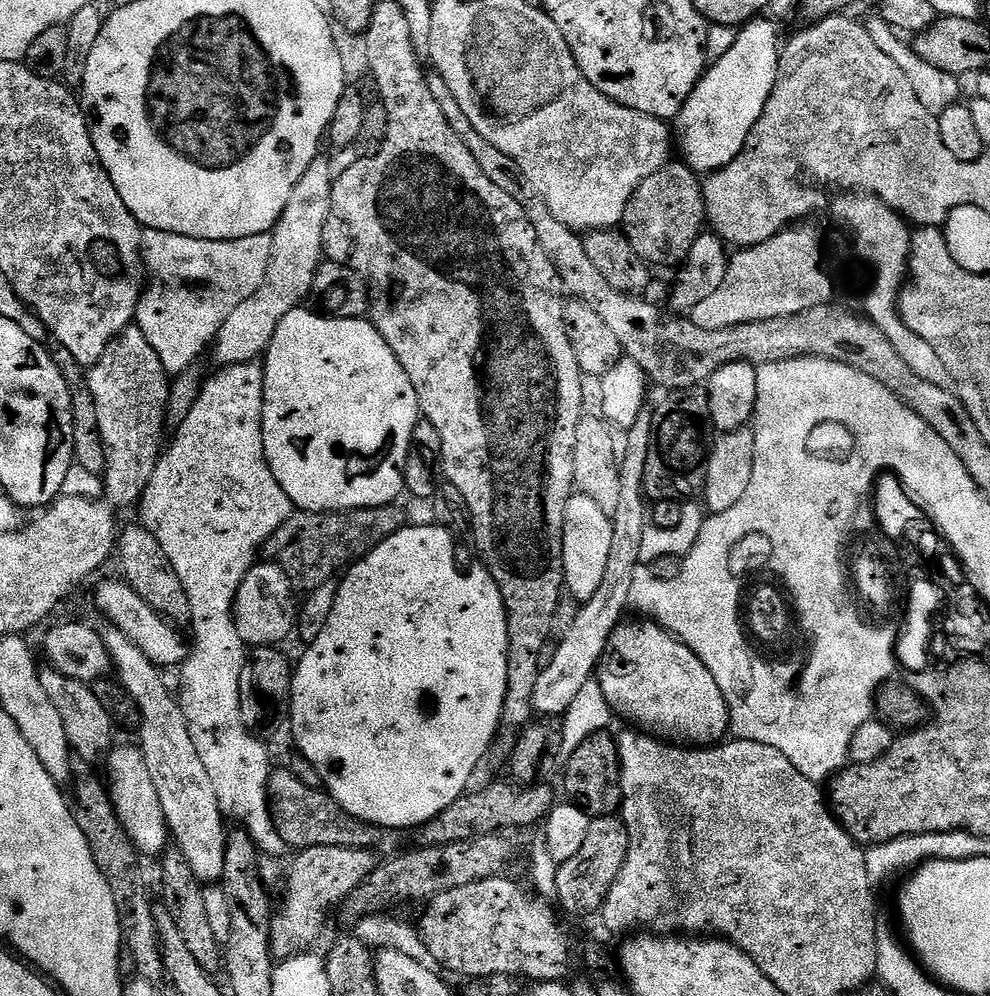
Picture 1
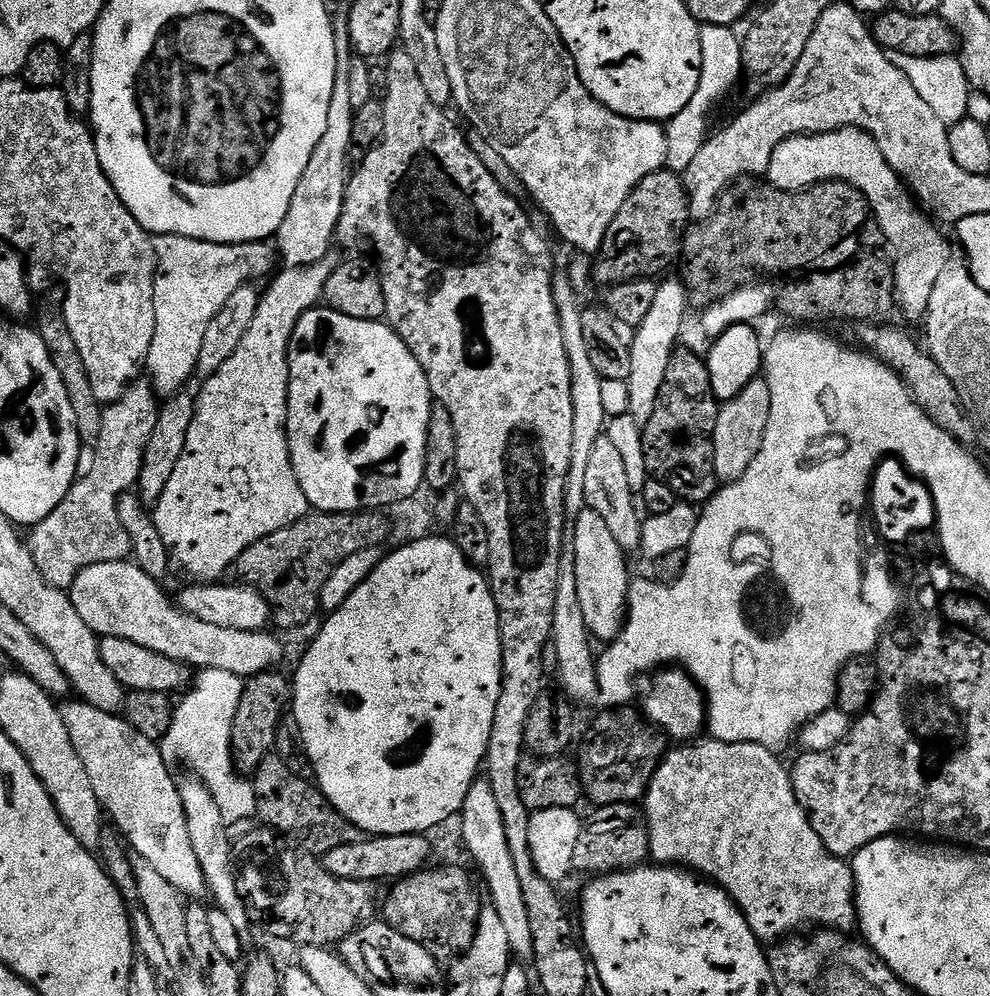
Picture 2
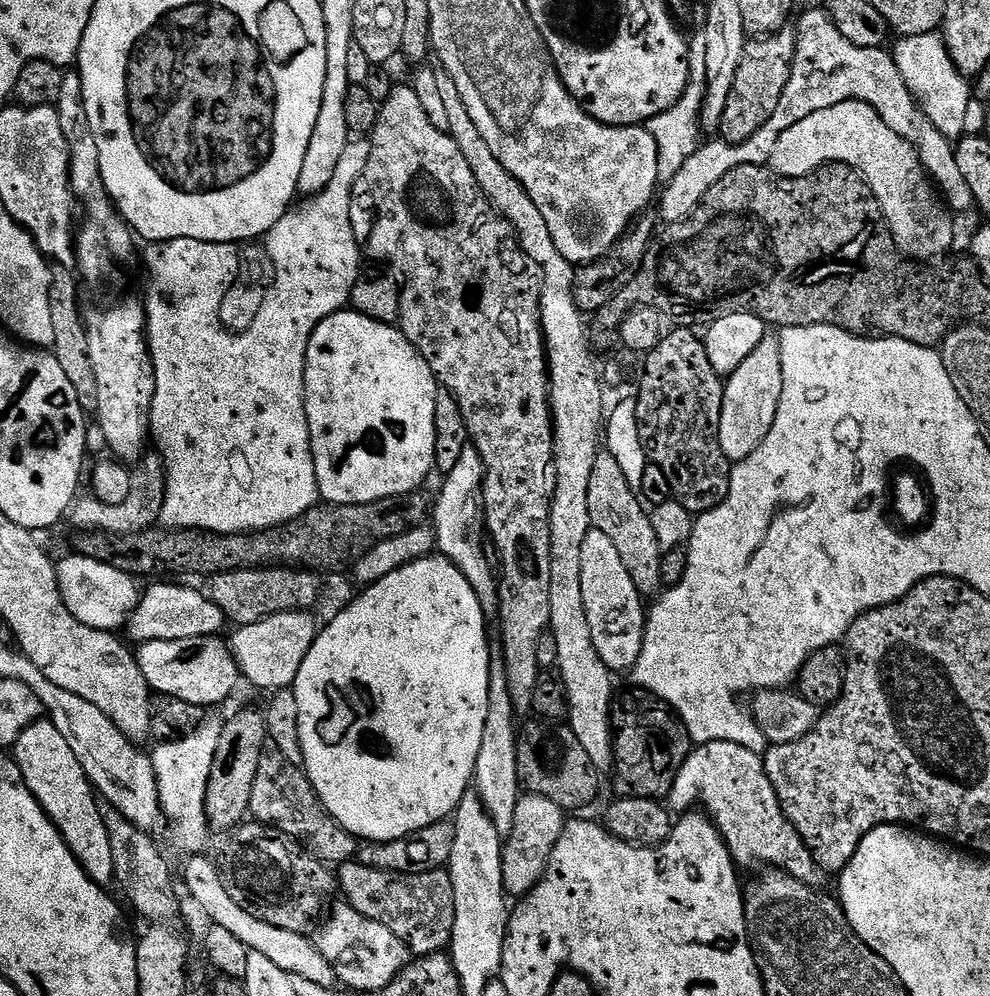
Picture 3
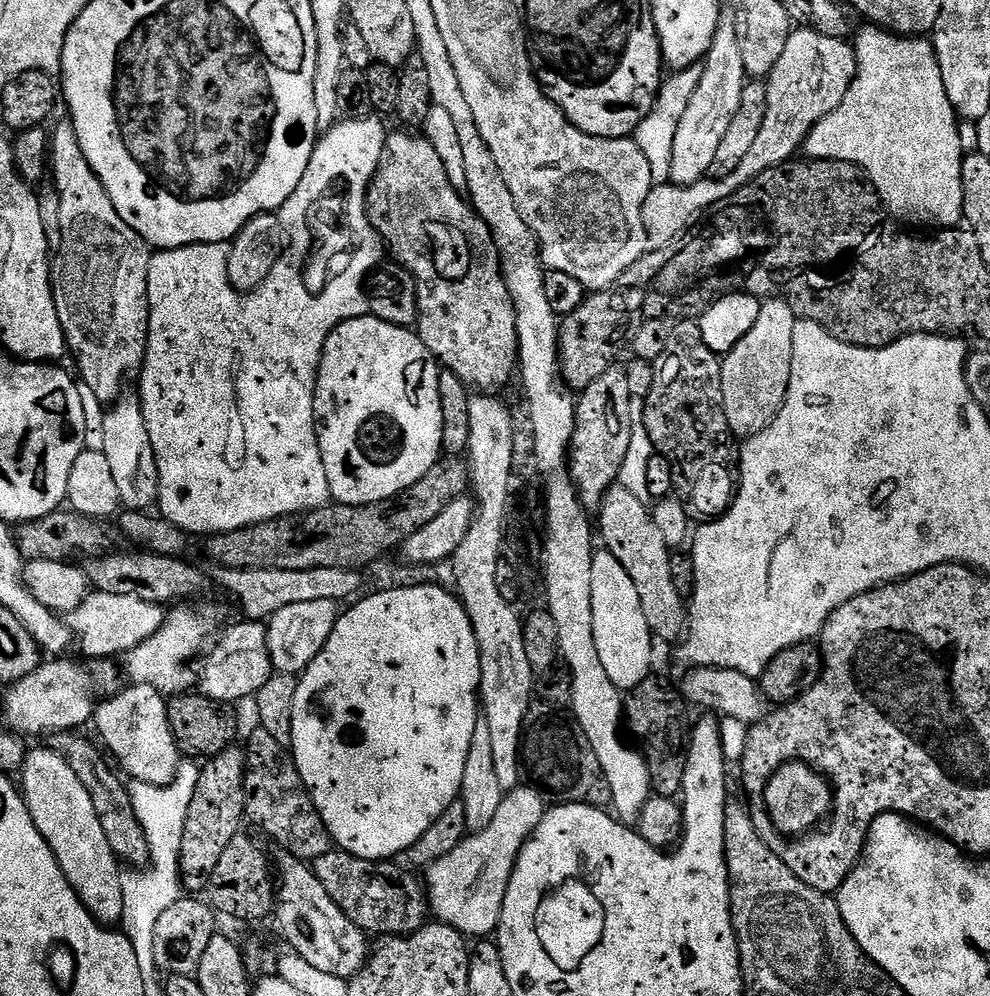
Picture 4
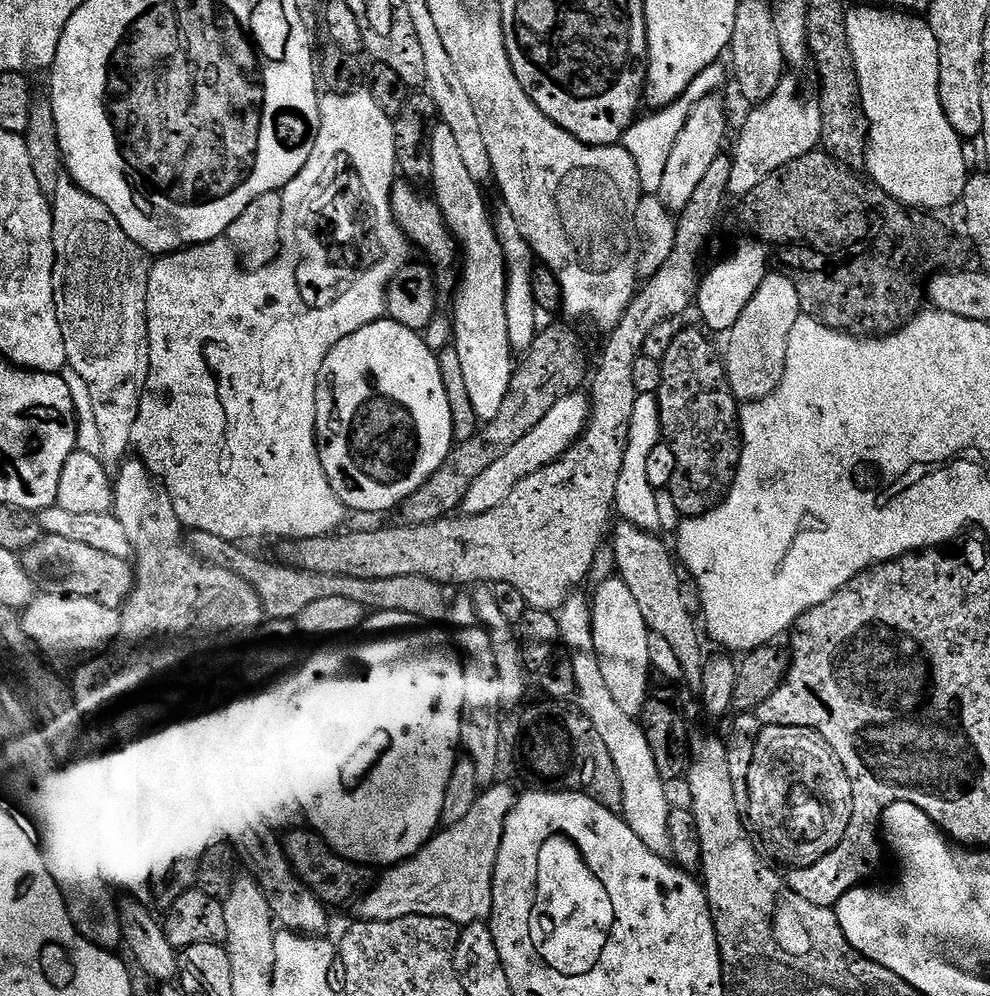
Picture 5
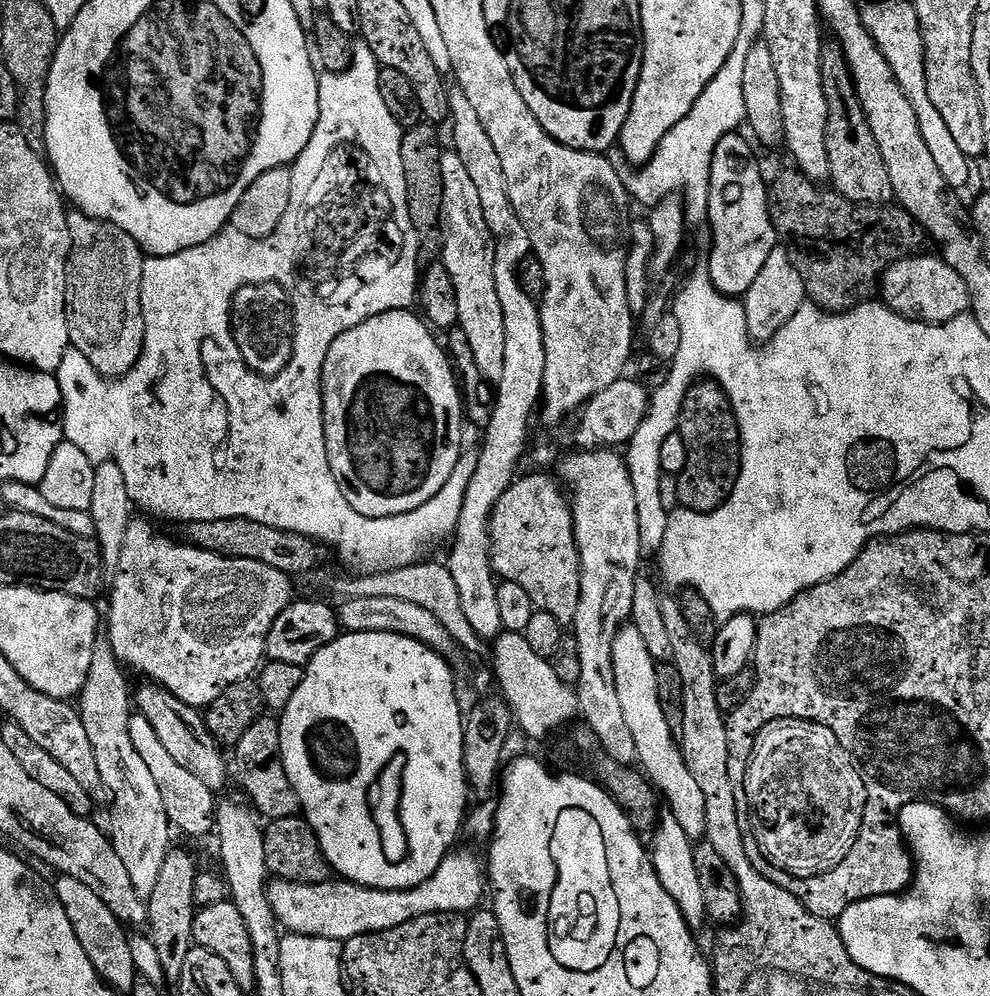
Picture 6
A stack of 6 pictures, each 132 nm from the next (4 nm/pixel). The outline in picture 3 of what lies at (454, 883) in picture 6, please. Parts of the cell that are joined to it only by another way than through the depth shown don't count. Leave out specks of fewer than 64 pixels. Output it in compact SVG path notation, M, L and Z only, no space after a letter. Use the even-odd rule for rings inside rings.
M531 794L521 795L514 826L504 840L502 878L505 893L509 897L523 898L534 890L534 886L538 886L538 882L544 876L546 866L550 862L550 854L554 854L554 846L560 835L564 833L565 823L565 809L550 802L550 798Z

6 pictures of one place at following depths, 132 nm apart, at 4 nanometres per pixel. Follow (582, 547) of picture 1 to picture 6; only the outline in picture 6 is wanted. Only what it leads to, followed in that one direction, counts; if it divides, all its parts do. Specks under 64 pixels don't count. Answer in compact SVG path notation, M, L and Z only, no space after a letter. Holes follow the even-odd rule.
M633 626L621 628L614 638L612 661L614 662L614 682L618 686L618 702L622 702L622 715L626 718L626 726L630 726L630 734L634 737L639 767L652 781L652 787L658 790L667 811L674 814L678 826L686 830L688 837L703 837L708 830L706 798L702 798L702 789L698 787L698 782L694 782L694 774L690 774L690 766L686 766L684 753L680 751L677 733L670 726L670 722L666 722L666 714L662 714L662 702L658 702L657 661L646 648L642 635Z

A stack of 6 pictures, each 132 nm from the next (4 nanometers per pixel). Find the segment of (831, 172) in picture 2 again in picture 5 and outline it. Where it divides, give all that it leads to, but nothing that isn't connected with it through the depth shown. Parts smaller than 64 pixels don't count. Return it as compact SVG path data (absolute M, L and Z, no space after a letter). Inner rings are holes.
M868 4L862 5L861 8L852 6L849 7L846 14L846 38L850 38L850 50L854 54L854 66L858 74L860 109L864 111L864 117L868 119L866 172L870 177L871 183L876 184L887 196L894 197L899 204L903 204L909 210L936 210L932 208L948 208L951 204L959 205L964 199L964 191L966 190L970 169L968 169L968 160L964 157L965 141L956 133L954 126L950 126L950 118L946 118L946 110L942 110L938 38L934 38L934 30L928 24L927 19L920 14L883 6L877 6L877 8L871 8Z

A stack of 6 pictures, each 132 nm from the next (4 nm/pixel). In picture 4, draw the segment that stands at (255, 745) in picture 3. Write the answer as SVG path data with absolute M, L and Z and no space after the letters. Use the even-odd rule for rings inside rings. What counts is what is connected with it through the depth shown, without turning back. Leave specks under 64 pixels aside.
M233 746L211 757L200 769L198 786L194 786L194 798L190 798L190 810L186 814L186 826L180 847L180 875L185 889L196 888L199 884L200 887L207 885L226 846L230 846L234 837L241 835L240 823L245 823L246 820L245 766L245 749Z

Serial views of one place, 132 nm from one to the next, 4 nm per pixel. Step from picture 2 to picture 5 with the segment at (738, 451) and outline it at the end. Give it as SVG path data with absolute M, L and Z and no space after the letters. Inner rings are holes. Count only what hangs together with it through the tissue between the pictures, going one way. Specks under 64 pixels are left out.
M769 271L762 286L758 286L758 294L754 294L754 298L750 298L749 305L742 312L742 318L738 318L738 322L734 322L734 326L726 334L728 349L725 347L722 352L724 369L728 371L728 381L732 387L732 393L740 402L766 399L778 390L778 386L782 382L782 374L786 374L786 354L790 346L790 330L794 330L794 322L798 322L802 313L796 284L792 281L791 275L780 272Z

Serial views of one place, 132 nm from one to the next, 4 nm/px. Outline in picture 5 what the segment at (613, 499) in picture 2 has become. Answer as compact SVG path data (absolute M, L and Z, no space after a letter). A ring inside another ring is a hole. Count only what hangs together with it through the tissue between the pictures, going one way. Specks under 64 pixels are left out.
M620 522L615 525L611 535L610 550L614 555L614 566L619 579L630 586L630 594L634 594L638 607L642 609L642 618L650 625L653 633L670 642L675 657L682 664L683 679L696 690L704 677L706 663L704 648L700 645L701 629L698 627L697 617L692 616L682 602L682 590L676 573L678 564L674 559L673 549L669 545L668 549L659 538L661 537L655 532L647 532L636 525Z

